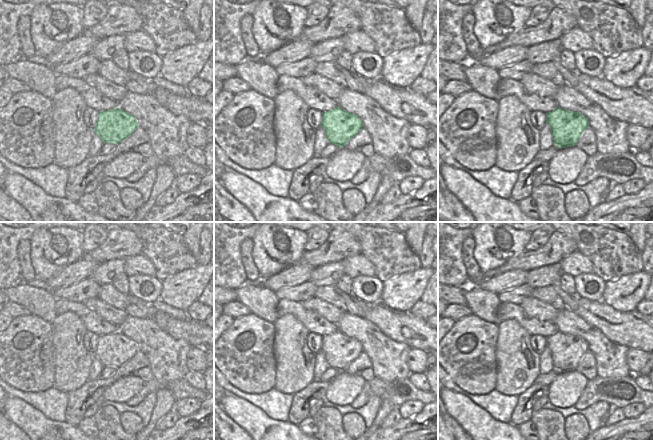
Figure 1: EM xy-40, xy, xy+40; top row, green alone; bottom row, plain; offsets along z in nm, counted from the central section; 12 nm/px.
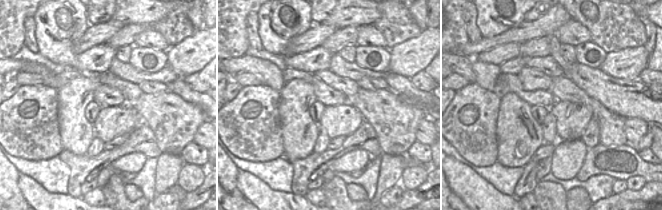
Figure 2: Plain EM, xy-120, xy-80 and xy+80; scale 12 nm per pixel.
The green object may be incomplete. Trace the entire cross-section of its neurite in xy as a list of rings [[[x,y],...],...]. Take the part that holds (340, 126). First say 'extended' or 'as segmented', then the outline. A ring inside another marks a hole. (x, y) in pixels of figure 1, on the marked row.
as segmented; [[[340,107],[322,113],[321,127],[330,143],[344,147],[363,127],[362,120]]]

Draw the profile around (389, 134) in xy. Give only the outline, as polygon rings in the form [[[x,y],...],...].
[[[345,88],[337,100],[338,107],[357,115],[373,141],[374,152],[393,157],[409,153],[407,132],[410,123],[387,113],[375,100],[365,93]]]

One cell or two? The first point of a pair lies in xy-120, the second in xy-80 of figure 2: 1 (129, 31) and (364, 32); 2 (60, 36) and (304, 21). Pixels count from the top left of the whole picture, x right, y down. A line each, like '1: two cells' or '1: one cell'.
1: two cells
2: one cell

